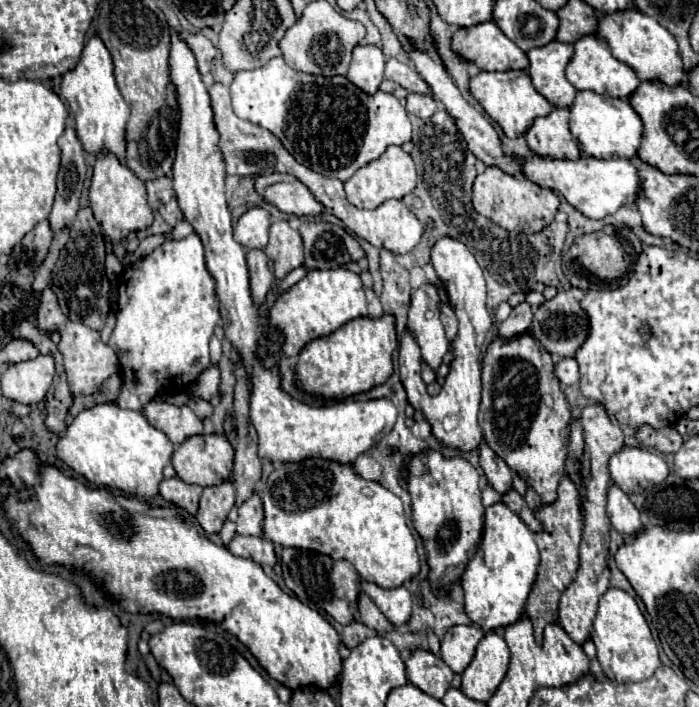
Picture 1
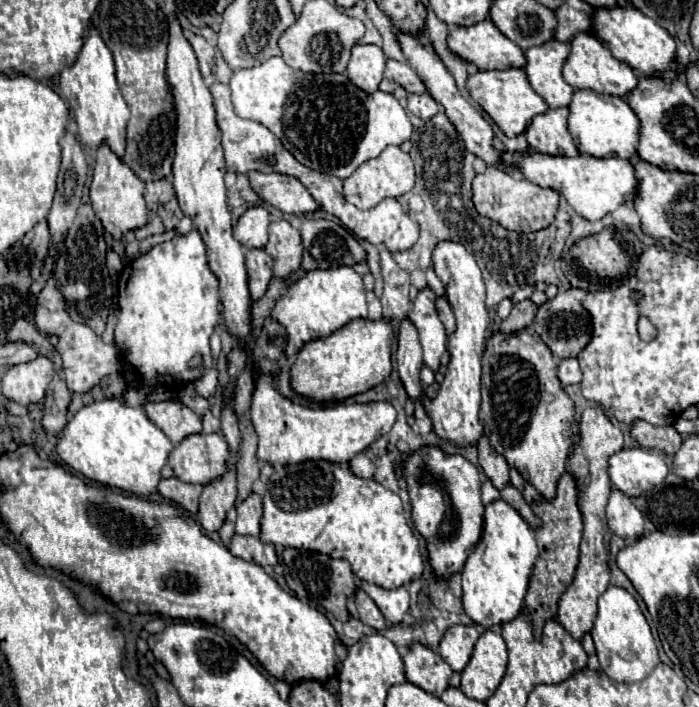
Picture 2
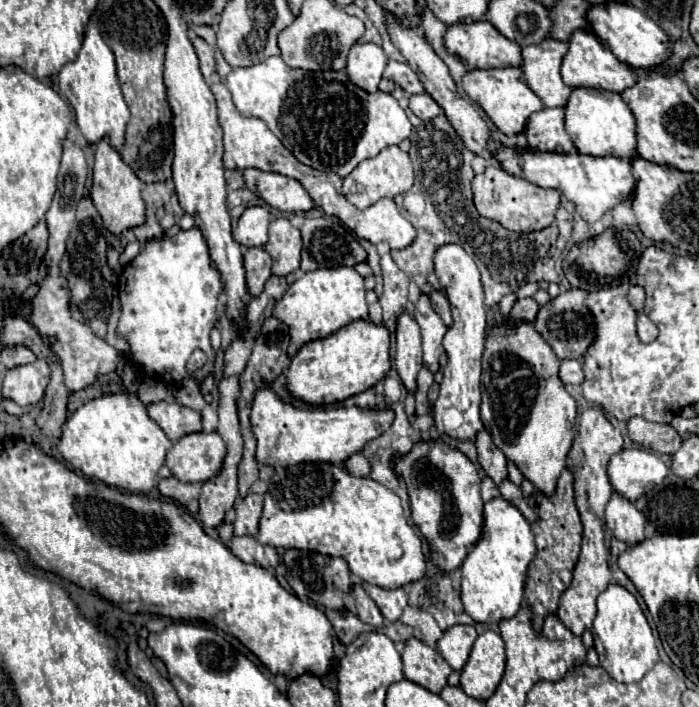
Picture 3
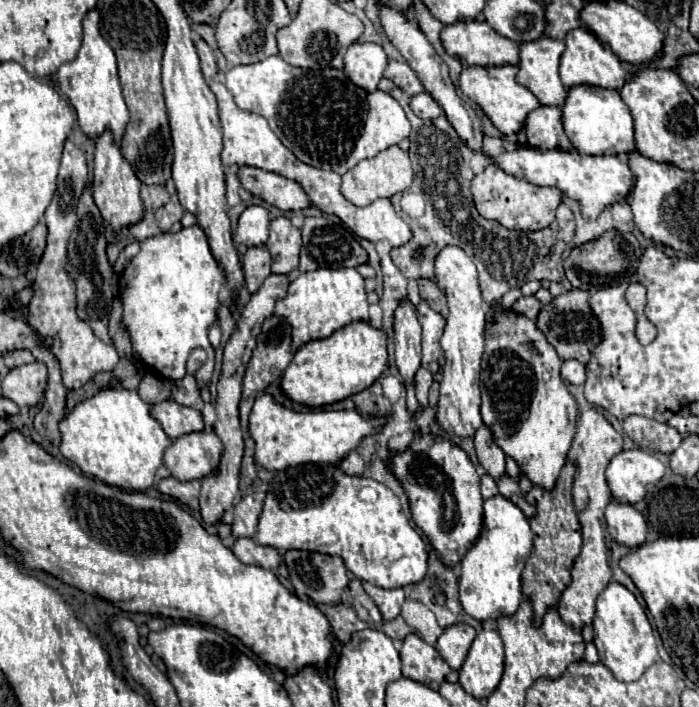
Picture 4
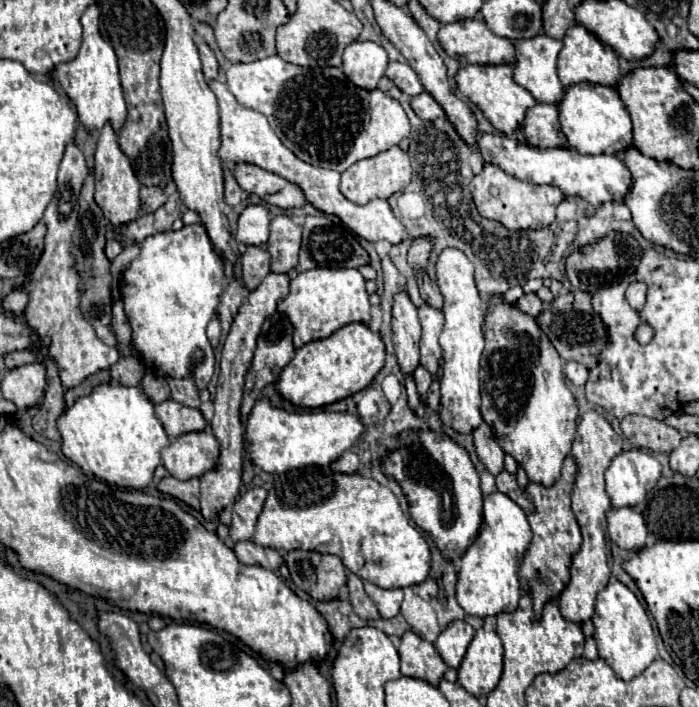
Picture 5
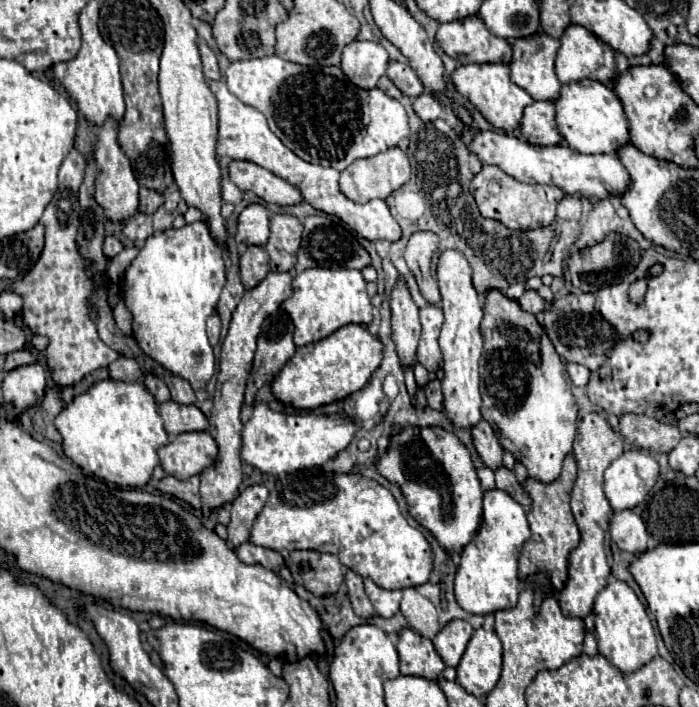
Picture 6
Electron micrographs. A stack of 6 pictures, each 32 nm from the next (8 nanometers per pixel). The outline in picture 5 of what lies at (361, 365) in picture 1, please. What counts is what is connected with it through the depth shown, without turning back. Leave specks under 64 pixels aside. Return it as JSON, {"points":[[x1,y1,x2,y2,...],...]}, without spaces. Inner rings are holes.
{"points":[[352,322,324,340,314,340,298,348,290,364,282,370,276,390,296,406,322,408,368,388,384,368,384,360,386,346,380,332,372,332,362,322]]}

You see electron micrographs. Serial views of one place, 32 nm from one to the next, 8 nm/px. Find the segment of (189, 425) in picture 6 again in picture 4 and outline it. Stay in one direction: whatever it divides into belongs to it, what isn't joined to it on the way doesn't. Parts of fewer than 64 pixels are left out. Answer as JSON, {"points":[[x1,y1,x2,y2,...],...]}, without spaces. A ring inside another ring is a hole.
{"points":[[174,400,154,404,152,416,156,416,156,420,160,420,160,426,164,428,164,432,170,440,176,440,190,432,200,432,204,428,202,414,198,410,176,404]]}

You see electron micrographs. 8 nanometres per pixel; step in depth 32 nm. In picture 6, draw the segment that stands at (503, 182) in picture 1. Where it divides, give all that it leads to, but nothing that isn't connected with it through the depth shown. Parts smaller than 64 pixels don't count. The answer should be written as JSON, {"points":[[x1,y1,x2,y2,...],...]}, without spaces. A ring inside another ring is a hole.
{"points":[[484,166,480,174,472,178,468,188,484,218,498,220,510,230,532,230,552,224,556,216,556,204,564,198,564,192,558,186,524,184,502,172,498,166]]}

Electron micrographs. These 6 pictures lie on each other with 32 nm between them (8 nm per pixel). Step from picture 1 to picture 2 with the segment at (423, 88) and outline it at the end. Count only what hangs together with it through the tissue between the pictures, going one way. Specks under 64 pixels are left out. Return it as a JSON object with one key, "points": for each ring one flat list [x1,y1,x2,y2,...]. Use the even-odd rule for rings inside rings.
{"points":[[388,60,386,62,386,78,398,82,406,92,414,92,414,94,426,94,426,86,420,80,420,76,416,76,416,70,412,70,408,64,402,64,398,60]]}

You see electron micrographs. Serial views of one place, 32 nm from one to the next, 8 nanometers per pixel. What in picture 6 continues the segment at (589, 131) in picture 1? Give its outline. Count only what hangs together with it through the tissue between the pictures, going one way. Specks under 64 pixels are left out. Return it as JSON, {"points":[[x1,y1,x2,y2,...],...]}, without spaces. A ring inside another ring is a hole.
{"points":[[580,80,564,84,556,100,558,130,570,148,582,154,614,154,624,144,630,144,630,122,622,108,620,98,612,88,594,80]]}

